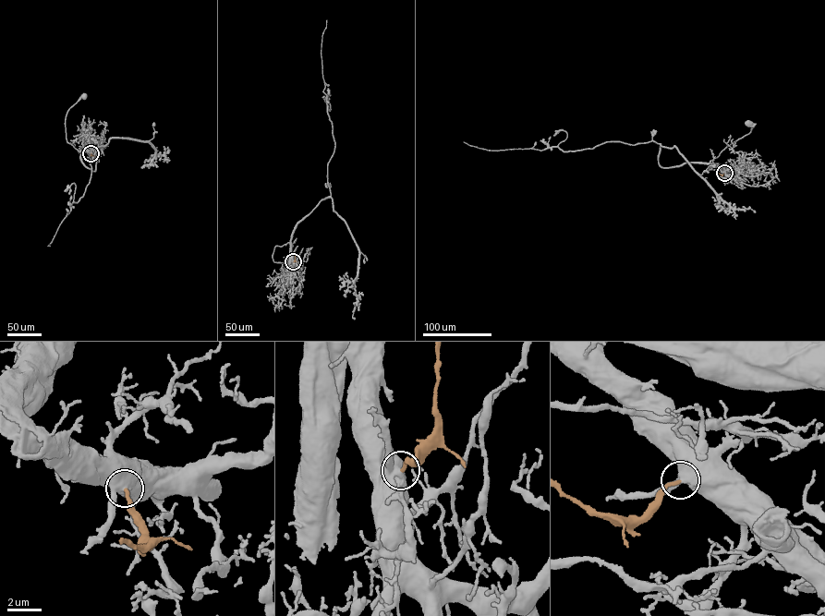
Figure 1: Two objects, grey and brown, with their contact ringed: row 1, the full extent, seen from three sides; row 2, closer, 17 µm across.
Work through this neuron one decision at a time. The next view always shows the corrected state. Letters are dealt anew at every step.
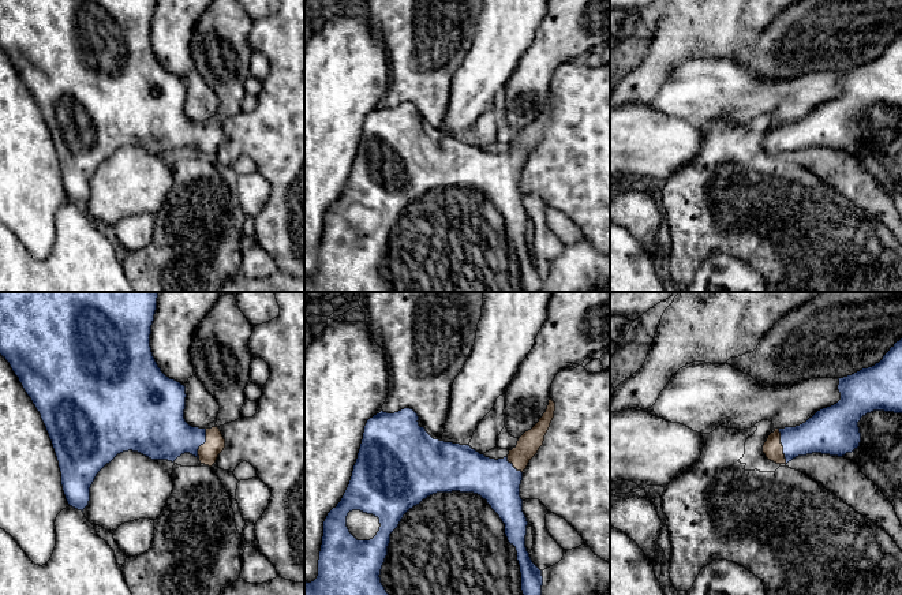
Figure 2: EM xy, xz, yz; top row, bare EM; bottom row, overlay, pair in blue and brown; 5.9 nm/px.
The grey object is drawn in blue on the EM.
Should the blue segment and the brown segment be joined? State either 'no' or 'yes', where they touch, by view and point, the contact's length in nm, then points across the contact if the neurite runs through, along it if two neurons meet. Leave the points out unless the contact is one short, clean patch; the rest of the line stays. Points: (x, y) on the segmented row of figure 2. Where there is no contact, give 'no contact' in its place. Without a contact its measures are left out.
yes; contact yz (782, 445); length 220 nm; way yz (822, 433), (782, 445), (773, 448)

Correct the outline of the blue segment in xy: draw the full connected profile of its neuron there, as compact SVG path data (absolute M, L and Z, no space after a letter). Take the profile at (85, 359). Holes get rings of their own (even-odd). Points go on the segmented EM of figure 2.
M0 292L0 355L10 363L25 392L40 412L59 461L66 499L70 506L78 510L83 512L89 505L90 487L97 474L123 452L132 450L151 460L168 460L172 463L181 454L190 453L198 457L201 464L212 467L225 448L225 439L217 426L199 429L186 422L186 386L166 377L153 356L150 334L158 293L160 292Z

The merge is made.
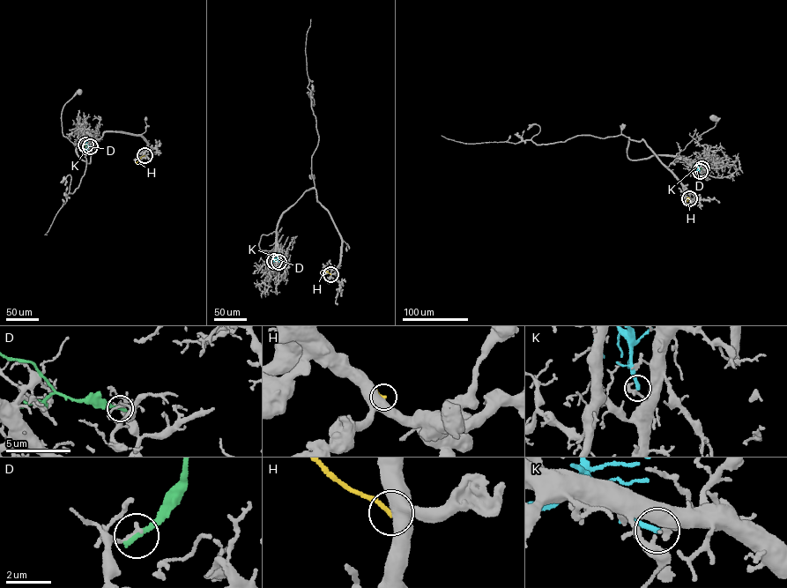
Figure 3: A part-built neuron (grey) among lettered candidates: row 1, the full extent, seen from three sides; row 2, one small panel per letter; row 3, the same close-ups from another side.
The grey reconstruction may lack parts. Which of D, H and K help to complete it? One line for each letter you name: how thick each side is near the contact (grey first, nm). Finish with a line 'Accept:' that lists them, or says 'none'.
Accept: none

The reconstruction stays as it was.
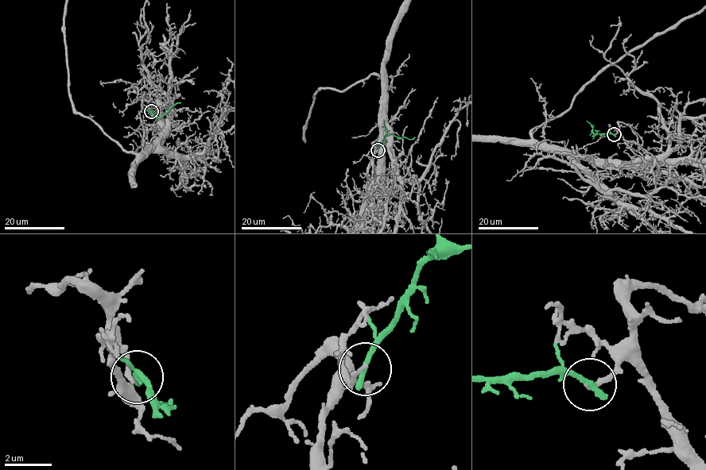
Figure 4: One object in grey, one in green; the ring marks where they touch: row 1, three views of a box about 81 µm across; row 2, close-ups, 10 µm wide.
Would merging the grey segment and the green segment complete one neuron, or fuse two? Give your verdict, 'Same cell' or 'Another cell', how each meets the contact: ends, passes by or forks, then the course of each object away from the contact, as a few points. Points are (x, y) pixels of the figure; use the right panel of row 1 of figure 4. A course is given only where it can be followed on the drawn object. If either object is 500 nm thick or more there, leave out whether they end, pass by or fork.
Another cell. At the ring grey ends. At the ring green ends. Course of grey: (613, 134), (641, 160), (578, 156), (539, 146), (531, 133), (608, 67), (702, 8). Course of green: (613, 134), (592, 136), (598, 131), (594, 129)

